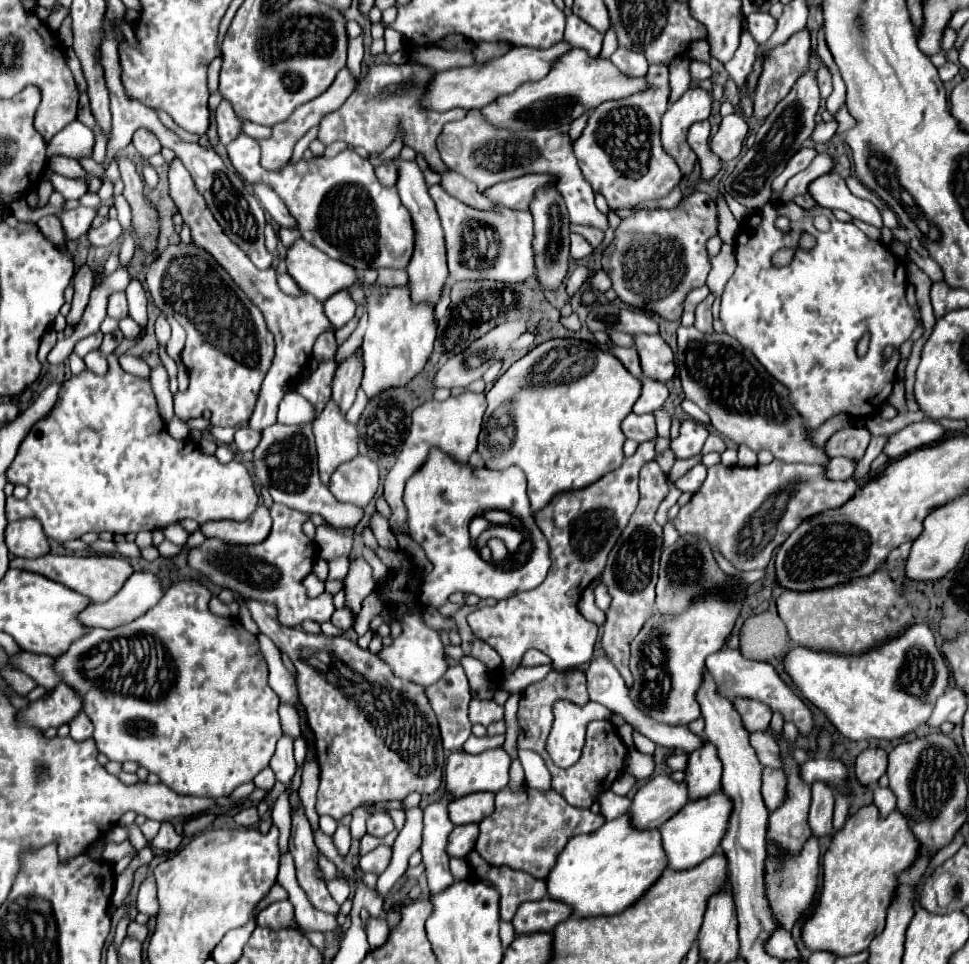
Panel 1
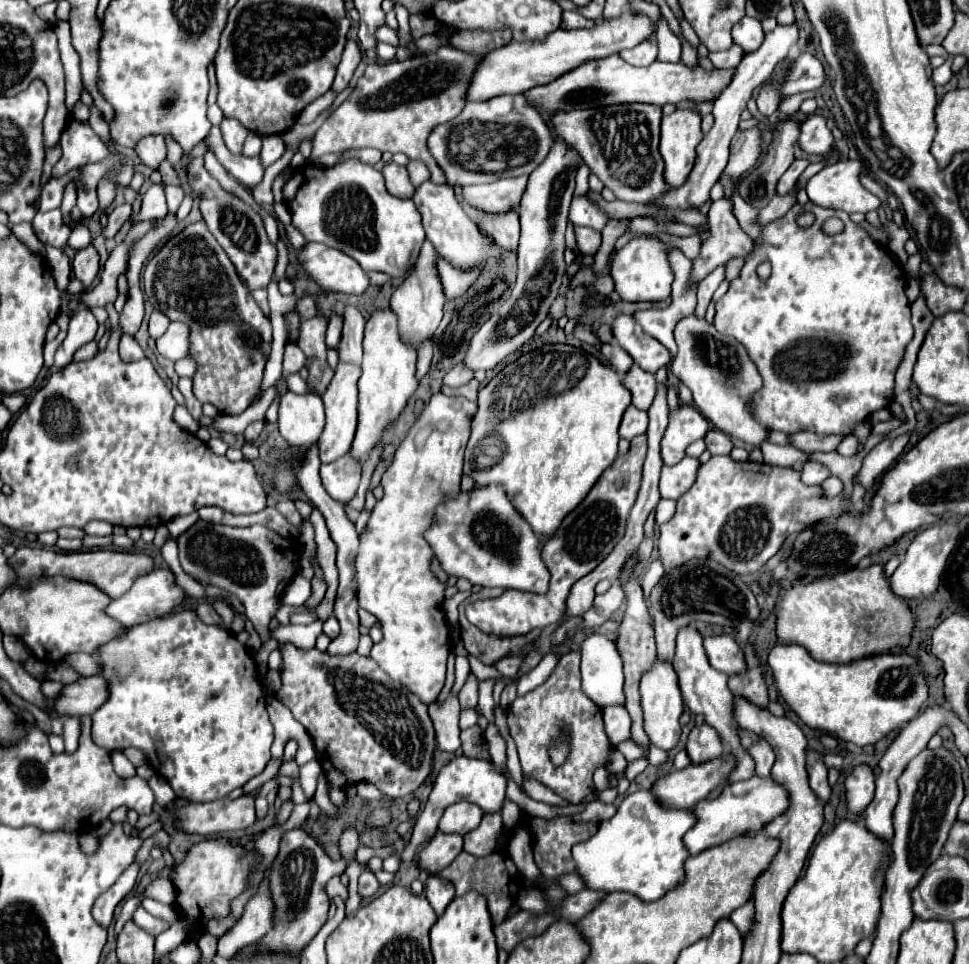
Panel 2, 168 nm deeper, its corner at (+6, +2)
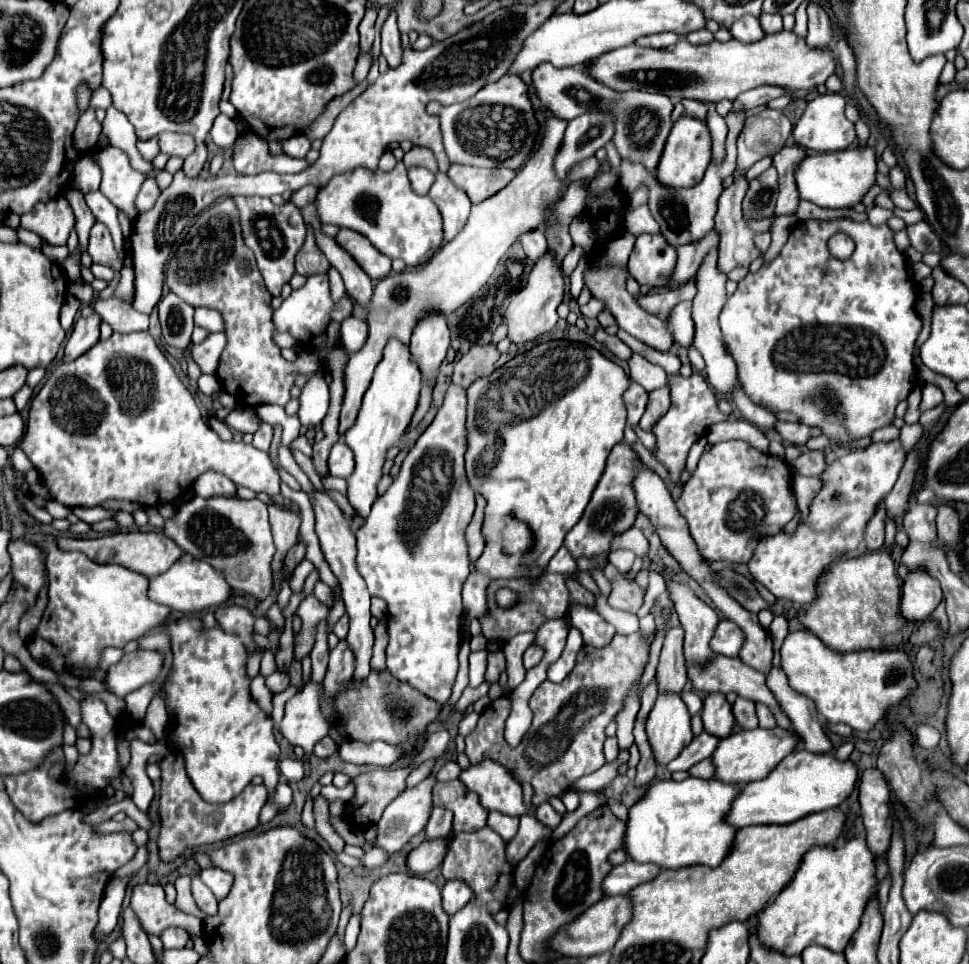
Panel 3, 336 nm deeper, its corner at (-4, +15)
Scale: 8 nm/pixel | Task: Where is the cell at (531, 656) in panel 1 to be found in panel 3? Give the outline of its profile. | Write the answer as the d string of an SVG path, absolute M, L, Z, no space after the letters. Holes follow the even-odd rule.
M488 651L488 669L486 669L486 681L496 683L498 675L504 671L506 667L506 659L504 659L504 651Z

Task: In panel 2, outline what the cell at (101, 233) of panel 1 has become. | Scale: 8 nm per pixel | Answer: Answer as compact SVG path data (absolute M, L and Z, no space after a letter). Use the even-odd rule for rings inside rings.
M122 204L122 206L116 206L110 214L108 214L108 224L104 228L104 236L106 238L112 238L120 228L122 224L126 222L126 218L132 216L132 204Z

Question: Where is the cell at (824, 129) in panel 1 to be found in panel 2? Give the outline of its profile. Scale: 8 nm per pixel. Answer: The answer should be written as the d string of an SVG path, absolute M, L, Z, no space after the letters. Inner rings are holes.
M810 114L802 124L800 124L800 136L798 136L798 146L806 154L818 154L826 156L832 150L834 136L826 126L826 118L818 114Z

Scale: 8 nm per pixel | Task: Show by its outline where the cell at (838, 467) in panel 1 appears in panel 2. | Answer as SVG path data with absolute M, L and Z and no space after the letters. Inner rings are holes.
M806 462L802 468L802 482L806 486L820 486L828 478L828 468L818 462Z

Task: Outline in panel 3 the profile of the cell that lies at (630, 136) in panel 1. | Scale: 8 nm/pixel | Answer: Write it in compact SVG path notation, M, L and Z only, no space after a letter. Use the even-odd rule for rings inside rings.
M538 65L532 71L532 83L540 101L560 119L576 119L584 113L606 111L614 117L614 137L612 143L622 159L630 163L642 163L648 171L656 171L658 161L662 157L666 137L672 129L672 101L662 93L646 93L646 91L630 91L630 93L614 93L606 89L606 85L598 85L590 81L580 69L558 69L554 65Z

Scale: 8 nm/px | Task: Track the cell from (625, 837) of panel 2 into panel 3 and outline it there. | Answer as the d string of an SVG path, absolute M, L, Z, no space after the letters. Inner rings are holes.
M688 777L684 781L656 781L644 797L630 809L624 831L624 849L634 863L652 863L660 869L684 869L694 865L718 867L726 857L726 845L734 839L736 829L724 821L730 801L738 795L736 785L722 785L712 779Z

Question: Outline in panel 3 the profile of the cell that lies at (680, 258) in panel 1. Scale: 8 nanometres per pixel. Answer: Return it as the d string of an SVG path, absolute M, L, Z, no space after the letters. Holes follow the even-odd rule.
M638 235L630 253L628 271L640 283L648 287L664 287L672 281L676 267L676 249L666 243L662 235Z

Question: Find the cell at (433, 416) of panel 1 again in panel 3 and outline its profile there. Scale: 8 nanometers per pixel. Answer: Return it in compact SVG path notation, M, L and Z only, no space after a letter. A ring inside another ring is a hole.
M450 385L444 397L442 407L438 409L434 421L424 429L424 433L418 437L416 445L408 451L406 459L402 461L400 467L400 475L396 477L396 481L388 487L388 491L378 497L372 505L372 511L366 519L366 523L356 531L356 539L358 539L358 571L364 577L370 595L382 597L388 605L388 647L386 647L386 665L390 669L390 673L394 677L398 677L400 681L408 681L410 685L414 685L420 693L424 693L426 697L436 699L440 705L446 703L450 699L452 693L452 685L458 673L458 649L460 649L460 631L462 631L462 597L460 597L460 589L462 589L462 581L466 581L468 573L470 573L470 559L468 559L468 551L466 551L466 539L464 539L464 531L474 515L474 491L470 489L470 483L466 479L466 471L464 471L464 453L466 453L466 405L468 405L468 397L466 397L466 389L460 385Z

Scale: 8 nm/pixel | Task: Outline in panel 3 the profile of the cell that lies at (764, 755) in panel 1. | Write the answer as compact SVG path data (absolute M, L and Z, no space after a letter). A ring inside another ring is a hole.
M736 699L734 705L732 705L732 713L736 717L736 723L742 727L742 729L754 729L758 727L758 717L756 717L756 705L752 701L742 701Z

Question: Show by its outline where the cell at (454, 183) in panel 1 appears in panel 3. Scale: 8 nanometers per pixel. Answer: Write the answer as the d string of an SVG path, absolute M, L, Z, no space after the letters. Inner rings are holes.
M532 229L522 233L522 237L518 237L518 241L522 243L526 255L534 261L534 257L540 257L546 251L546 237L542 233L542 229Z

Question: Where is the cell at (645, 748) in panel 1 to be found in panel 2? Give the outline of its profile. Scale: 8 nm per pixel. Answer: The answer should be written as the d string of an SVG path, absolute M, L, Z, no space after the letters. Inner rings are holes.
M650 746L650 750L648 750L648 762L652 766L662 766L662 764L668 762L668 754L664 754L664 750L660 750L656 746Z

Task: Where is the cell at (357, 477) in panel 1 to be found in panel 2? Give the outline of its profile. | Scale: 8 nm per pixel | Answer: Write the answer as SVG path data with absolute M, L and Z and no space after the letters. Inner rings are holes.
M342 456L332 464L322 464L320 478L326 492L340 502L350 502L360 484L360 462L350 456Z

